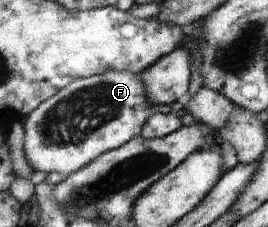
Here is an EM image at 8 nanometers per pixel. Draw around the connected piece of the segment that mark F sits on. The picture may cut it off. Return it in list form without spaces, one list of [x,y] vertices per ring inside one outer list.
[[[108,70],[95,76],[81,77],[66,84],[57,95],[47,99],[22,120],[24,126],[24,156],[29,167],[44,174],[70,174],[72,170],[86,167],[102,154],[115,150],[136,136],[141,135],[146,120],[152,114],[146,84],[140,73],[128,70]]]

